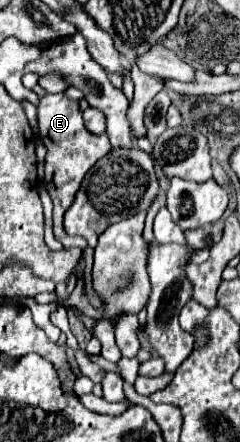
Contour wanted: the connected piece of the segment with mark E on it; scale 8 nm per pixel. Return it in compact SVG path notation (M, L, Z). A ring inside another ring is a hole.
M63 92L61 94L47 94L39 102L39 136L41 142L47 148L47 158L45 158L45 186L47 192L53 200L53 233L65 247L77 247L84 250L88 244L81 236L68 237L63 227L64 214L71 206L75 192L81 186L81 180L85 174L91 170L91 166L109 154L111 144L107 134L93 136L83 124L81 108L77 100L67 98Z

